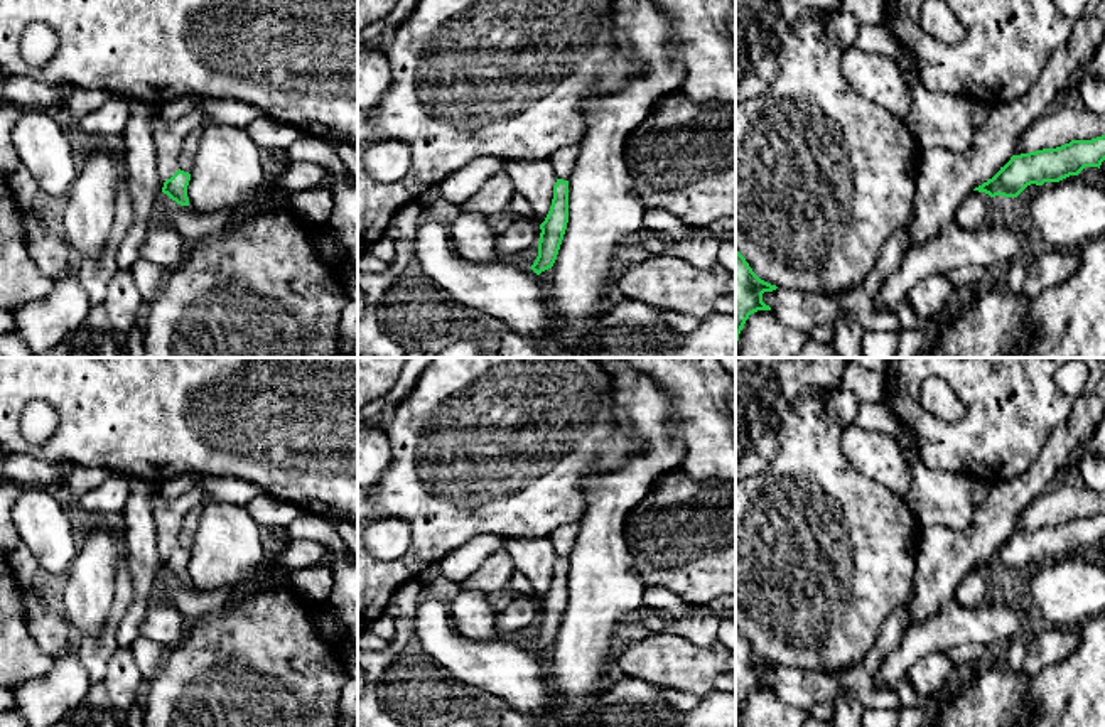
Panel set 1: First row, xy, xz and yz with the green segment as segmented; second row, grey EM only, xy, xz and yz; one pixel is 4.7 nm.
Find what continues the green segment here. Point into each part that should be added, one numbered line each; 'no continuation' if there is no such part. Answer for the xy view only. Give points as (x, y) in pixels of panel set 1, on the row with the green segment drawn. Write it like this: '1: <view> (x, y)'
no continuation

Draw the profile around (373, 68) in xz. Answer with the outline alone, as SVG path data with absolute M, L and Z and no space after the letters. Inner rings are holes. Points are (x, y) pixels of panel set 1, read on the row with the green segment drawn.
M376 44L358 49L358 110L369 115L391 84L390 61Z

